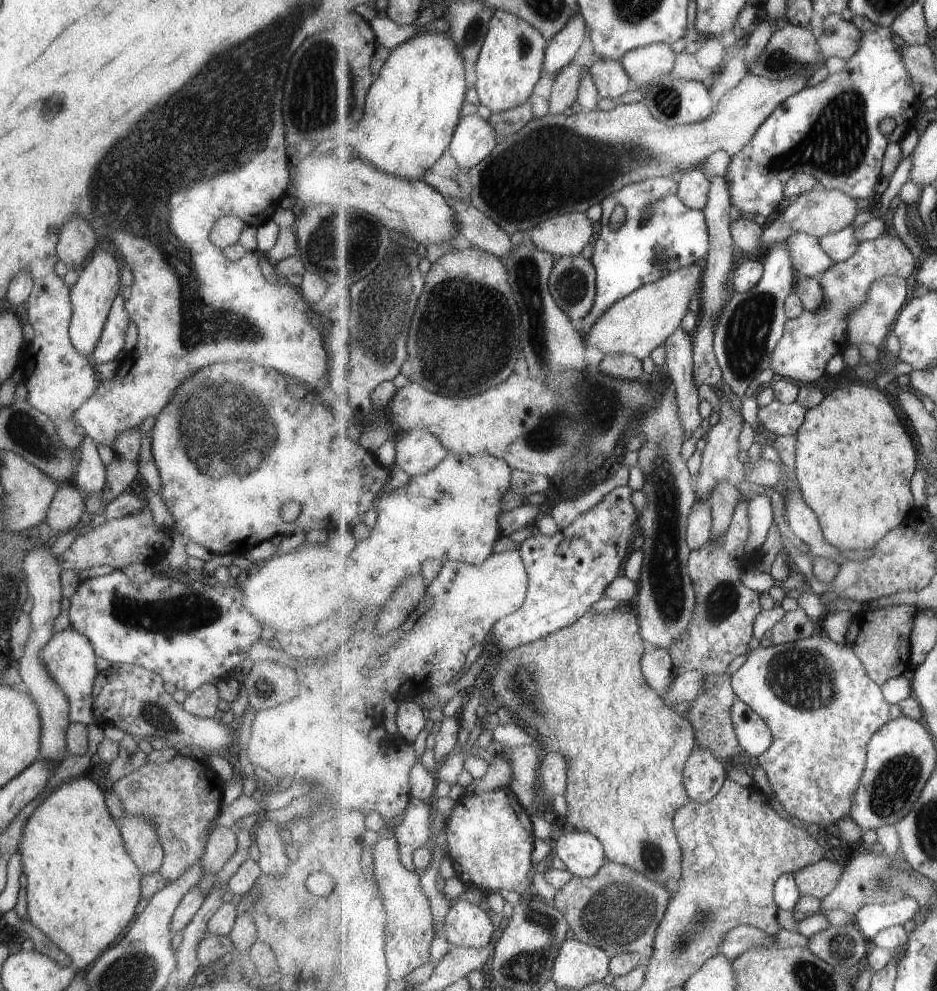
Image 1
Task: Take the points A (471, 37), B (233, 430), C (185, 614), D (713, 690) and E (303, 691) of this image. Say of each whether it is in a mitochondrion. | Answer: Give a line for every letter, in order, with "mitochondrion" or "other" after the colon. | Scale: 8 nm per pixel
A: mitochondrion
B: mitochondrion
C: mitochondrion
D: other
E: other

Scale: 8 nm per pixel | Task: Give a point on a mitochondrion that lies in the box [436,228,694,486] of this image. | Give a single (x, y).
(559, 424)

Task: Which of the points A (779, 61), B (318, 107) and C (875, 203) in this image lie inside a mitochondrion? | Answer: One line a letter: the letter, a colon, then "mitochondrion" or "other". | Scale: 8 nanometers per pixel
A: mitochondrion
B: mitochondrion
C: other

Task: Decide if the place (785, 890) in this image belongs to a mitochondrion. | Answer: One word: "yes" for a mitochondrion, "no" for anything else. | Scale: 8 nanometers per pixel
no

